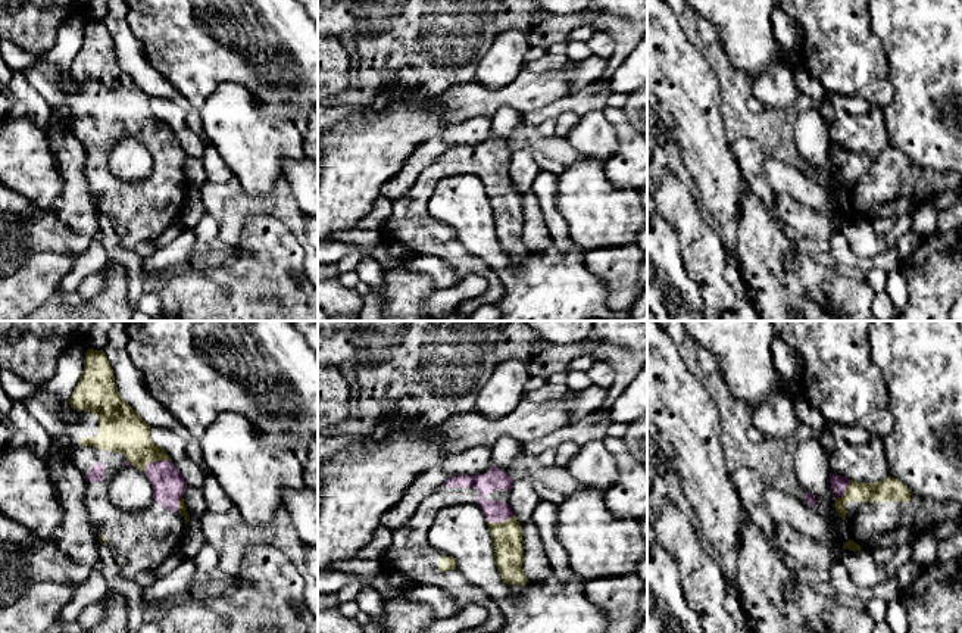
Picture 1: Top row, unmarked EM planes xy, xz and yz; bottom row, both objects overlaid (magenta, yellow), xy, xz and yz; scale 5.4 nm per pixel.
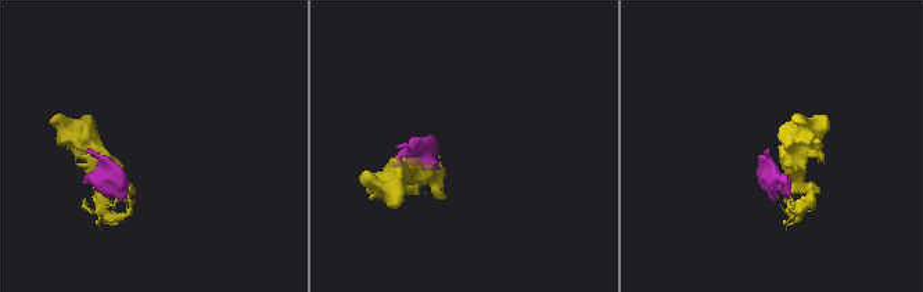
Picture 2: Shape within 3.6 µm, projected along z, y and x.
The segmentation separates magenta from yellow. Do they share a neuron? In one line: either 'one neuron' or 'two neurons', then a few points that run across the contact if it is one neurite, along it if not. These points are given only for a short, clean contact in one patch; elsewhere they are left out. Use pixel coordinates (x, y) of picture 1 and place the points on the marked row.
one neuron

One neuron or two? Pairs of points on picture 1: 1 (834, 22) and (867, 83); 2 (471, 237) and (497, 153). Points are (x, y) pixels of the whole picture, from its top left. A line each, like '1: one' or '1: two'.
1: one
2: two

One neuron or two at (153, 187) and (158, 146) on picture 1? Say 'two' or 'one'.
one

